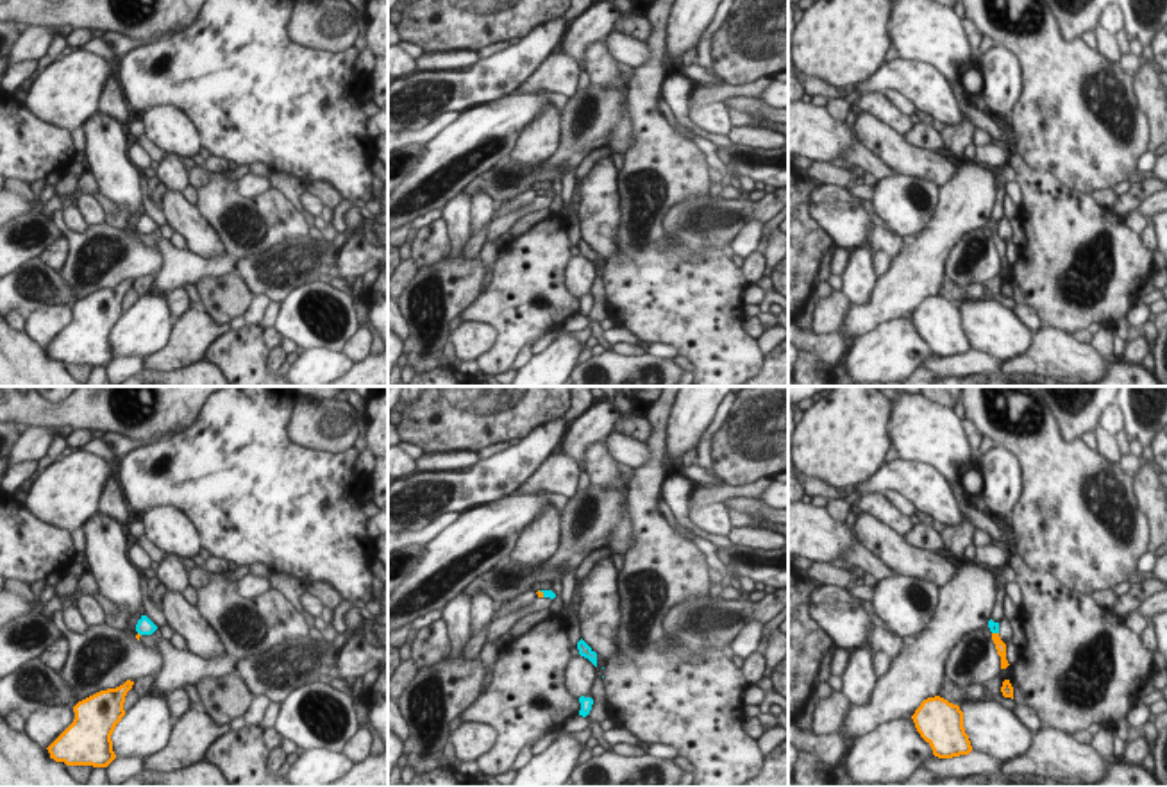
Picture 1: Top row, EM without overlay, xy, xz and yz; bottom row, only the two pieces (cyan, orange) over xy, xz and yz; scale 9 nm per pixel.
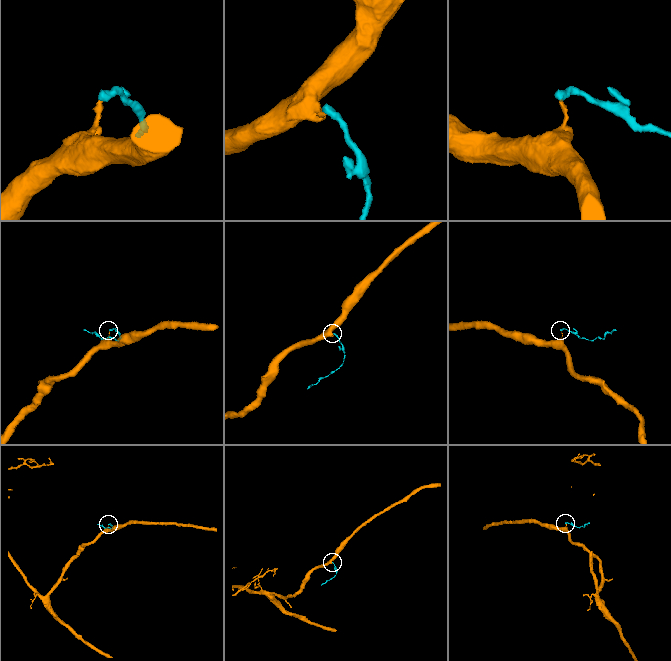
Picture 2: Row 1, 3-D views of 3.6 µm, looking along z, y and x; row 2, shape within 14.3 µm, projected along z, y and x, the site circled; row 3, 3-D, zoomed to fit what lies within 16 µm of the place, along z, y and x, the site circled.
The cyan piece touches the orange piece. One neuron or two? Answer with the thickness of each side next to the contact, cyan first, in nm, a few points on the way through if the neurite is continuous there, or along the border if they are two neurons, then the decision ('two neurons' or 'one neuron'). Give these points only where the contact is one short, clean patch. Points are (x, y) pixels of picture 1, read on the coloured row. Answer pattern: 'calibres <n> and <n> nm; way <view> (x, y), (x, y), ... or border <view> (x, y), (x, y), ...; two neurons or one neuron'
calibres 70 and 60 nm; way xz (551, 594), (544, 594), (540, 594); one neuron

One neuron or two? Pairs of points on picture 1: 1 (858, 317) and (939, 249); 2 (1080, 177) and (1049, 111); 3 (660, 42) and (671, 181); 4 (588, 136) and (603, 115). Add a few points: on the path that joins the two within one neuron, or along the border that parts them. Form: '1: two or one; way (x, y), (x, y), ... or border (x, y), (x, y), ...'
1: one; way (878, 310), (919, 269)
2: one; way (1080, 161), (1080, 142), (1066, 127)
3: one; way (653, 76), (647, 81), (647, 120), (658, 147)
4: one; way (588, 131), (597, 120)

